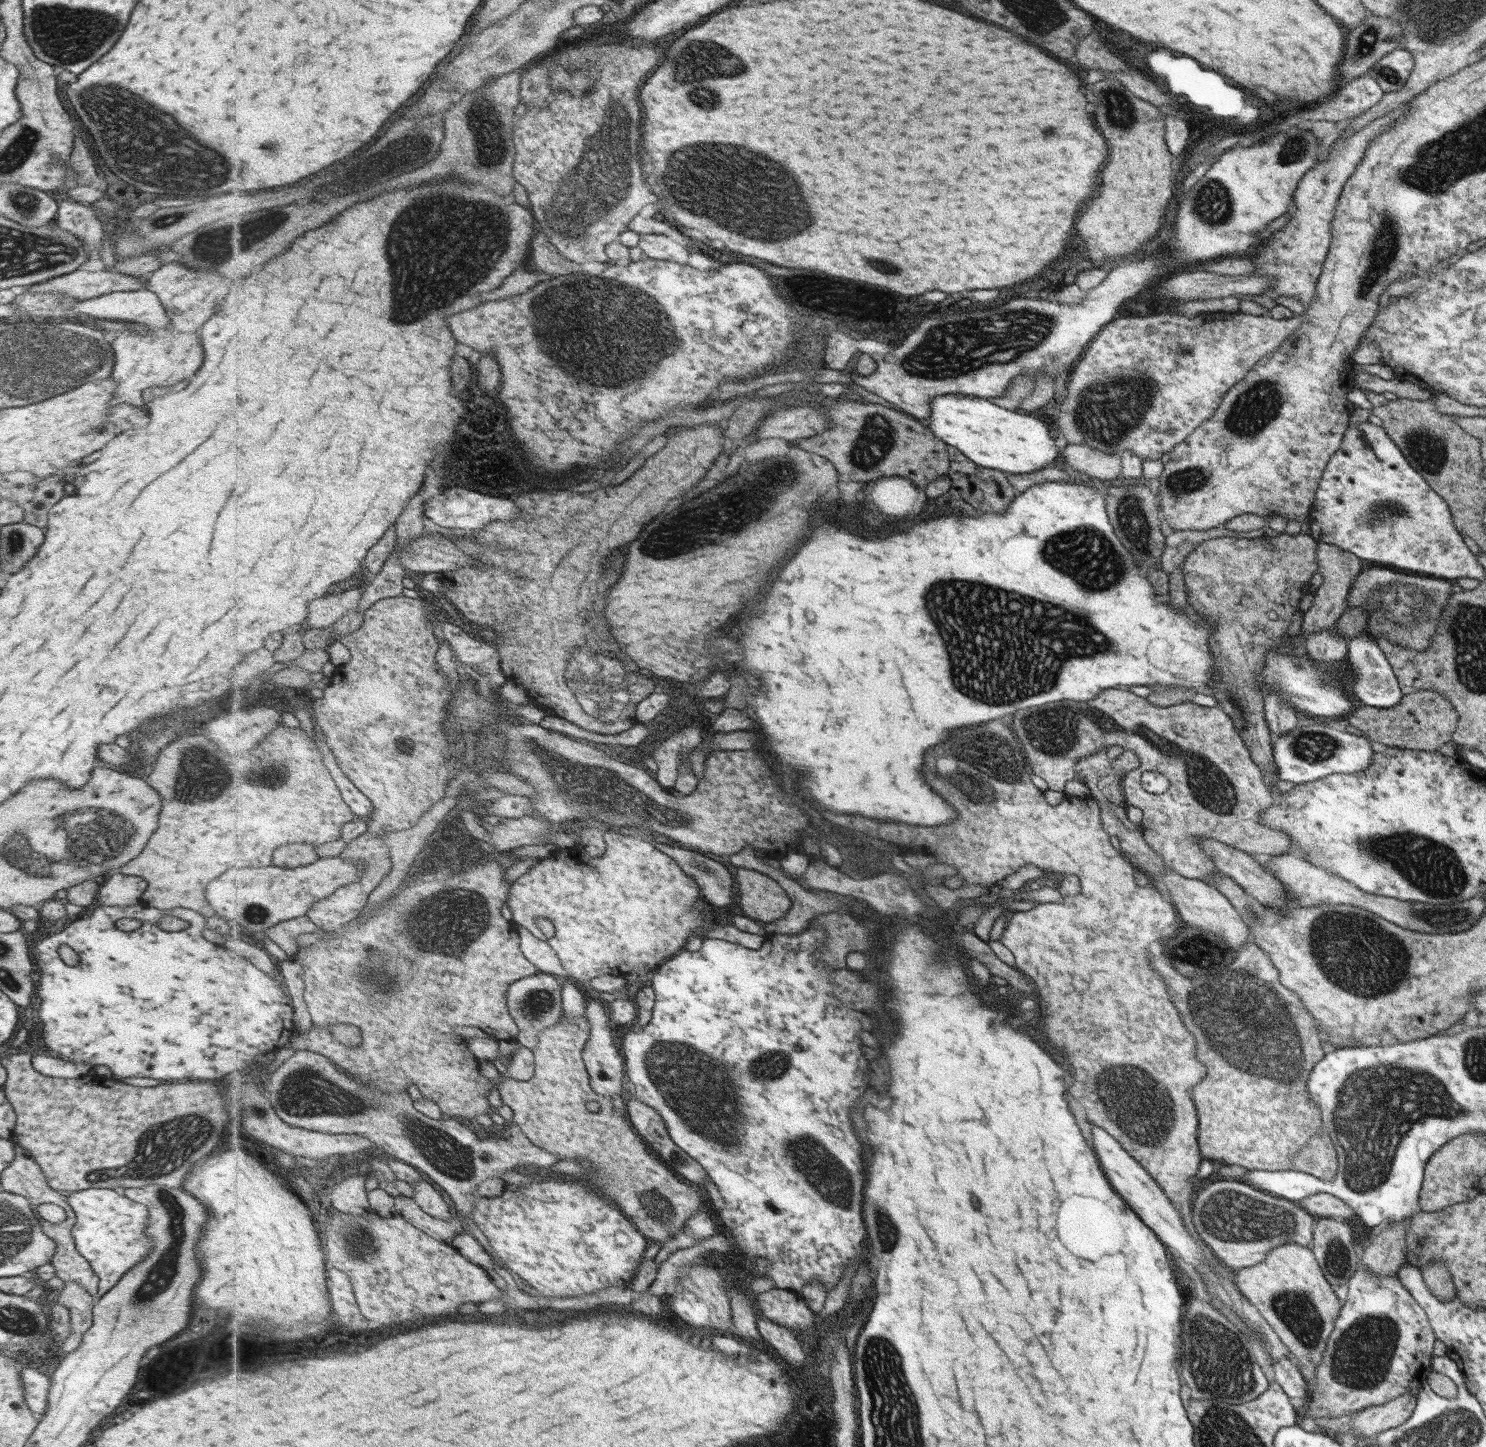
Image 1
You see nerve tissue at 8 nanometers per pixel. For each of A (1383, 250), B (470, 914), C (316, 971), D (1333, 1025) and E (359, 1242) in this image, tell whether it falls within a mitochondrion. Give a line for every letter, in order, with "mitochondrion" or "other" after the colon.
A: mitochondrion
B: mitochondrion
C: other
D: other
E: mitochondrion

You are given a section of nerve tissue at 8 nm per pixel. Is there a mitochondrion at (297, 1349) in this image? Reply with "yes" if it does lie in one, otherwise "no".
no

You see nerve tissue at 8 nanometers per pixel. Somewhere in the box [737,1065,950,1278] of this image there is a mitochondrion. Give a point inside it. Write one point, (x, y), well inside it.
(805, 1155)

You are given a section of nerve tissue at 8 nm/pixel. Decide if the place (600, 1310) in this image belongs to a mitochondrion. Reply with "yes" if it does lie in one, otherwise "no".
no

